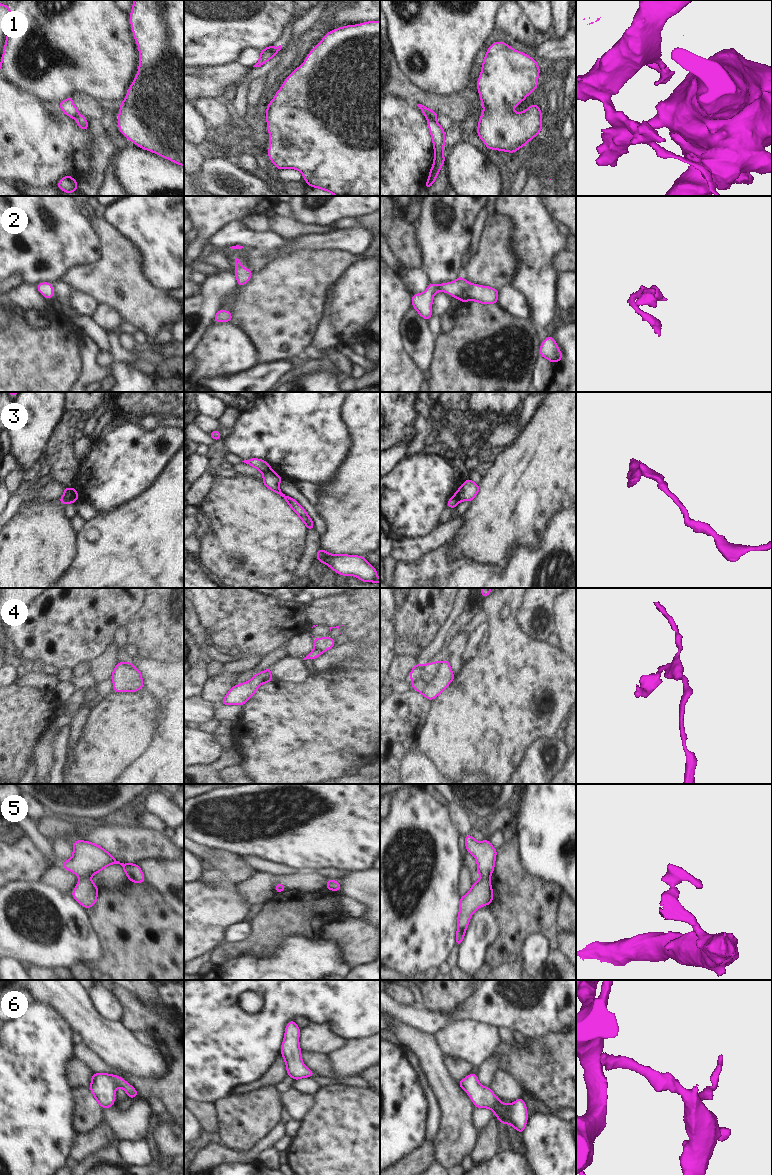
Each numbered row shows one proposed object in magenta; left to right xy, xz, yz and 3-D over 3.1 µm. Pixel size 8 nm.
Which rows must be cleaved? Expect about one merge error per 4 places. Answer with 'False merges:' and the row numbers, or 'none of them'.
False merges: 1, 3, 5

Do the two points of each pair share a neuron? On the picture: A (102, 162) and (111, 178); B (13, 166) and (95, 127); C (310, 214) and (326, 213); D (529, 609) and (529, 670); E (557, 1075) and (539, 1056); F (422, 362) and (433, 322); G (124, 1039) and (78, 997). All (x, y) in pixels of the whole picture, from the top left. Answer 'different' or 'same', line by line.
A: different
B: different
C: same
D: different
E: same
F: different
G: same

